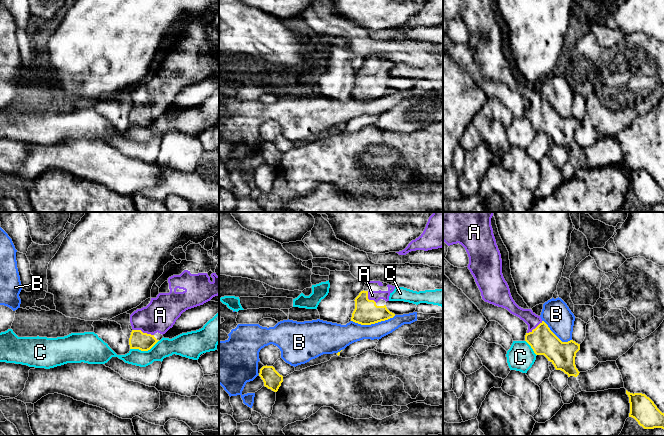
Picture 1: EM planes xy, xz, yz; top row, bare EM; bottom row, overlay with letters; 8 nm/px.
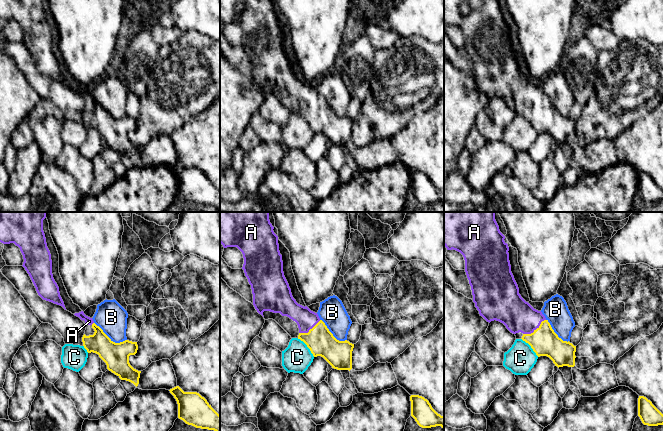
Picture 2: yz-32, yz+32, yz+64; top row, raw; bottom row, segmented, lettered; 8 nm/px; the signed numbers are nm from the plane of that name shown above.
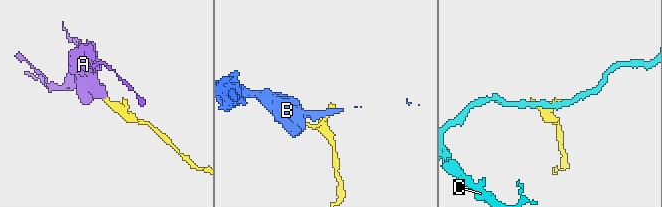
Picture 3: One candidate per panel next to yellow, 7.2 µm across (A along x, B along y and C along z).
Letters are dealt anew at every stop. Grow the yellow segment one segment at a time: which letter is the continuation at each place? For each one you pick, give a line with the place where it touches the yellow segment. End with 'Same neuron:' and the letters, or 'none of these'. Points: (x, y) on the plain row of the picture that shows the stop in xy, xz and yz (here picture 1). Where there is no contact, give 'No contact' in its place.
A: Touches yellow at xy (142, 108)
Same neuron: A

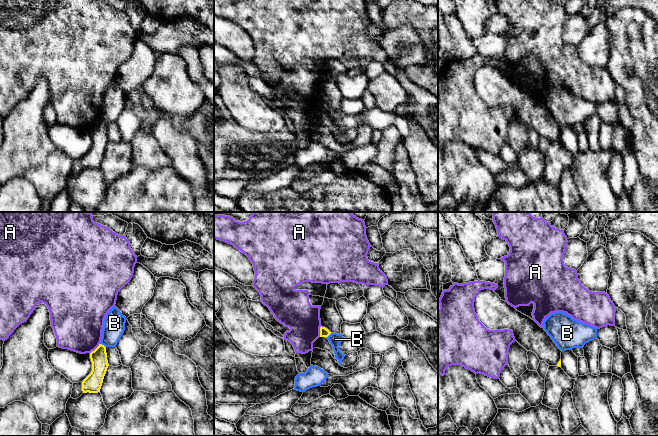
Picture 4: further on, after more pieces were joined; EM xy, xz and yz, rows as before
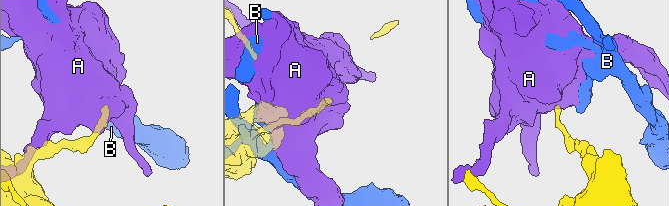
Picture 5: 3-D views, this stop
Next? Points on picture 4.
Same neuron: none of these

